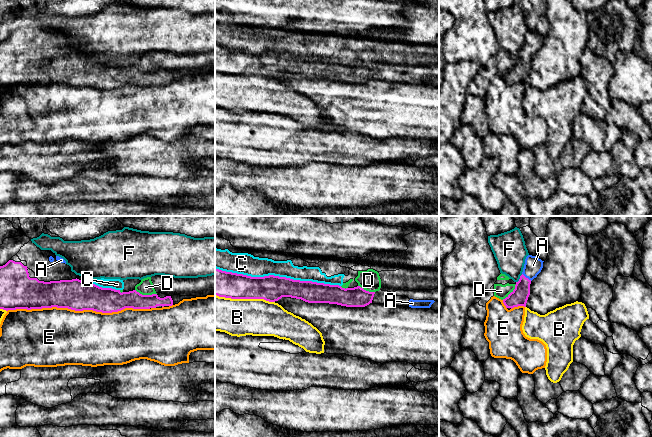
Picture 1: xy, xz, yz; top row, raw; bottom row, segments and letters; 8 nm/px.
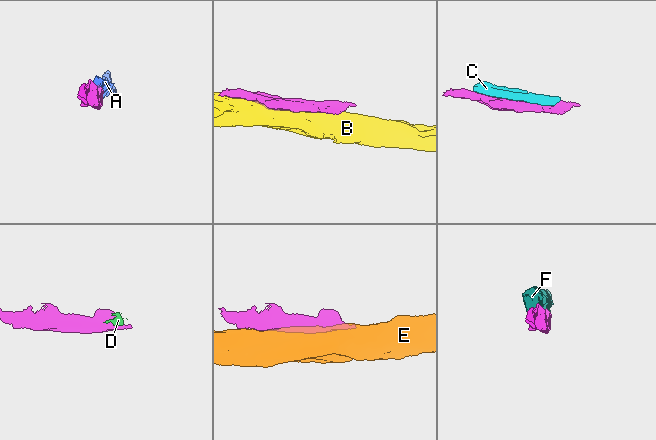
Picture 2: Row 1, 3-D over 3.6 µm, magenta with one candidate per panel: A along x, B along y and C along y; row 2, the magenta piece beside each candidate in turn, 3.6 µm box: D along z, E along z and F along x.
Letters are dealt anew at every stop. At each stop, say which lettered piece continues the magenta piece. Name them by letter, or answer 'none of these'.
A

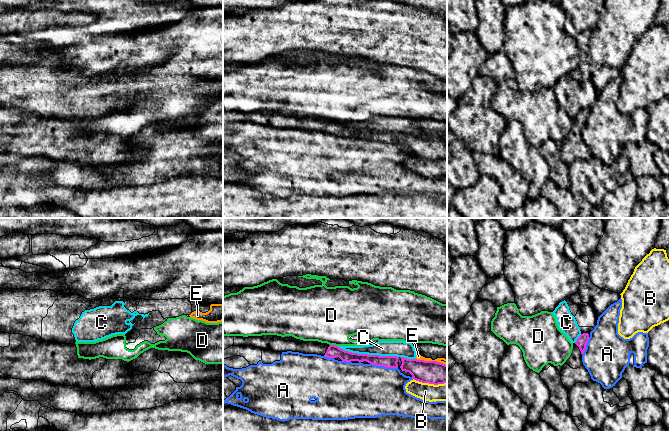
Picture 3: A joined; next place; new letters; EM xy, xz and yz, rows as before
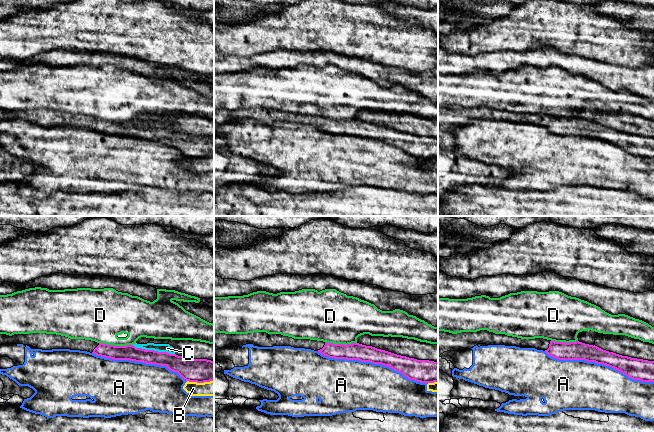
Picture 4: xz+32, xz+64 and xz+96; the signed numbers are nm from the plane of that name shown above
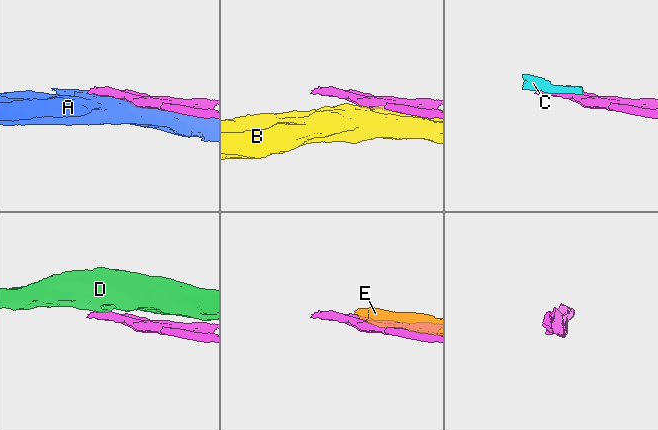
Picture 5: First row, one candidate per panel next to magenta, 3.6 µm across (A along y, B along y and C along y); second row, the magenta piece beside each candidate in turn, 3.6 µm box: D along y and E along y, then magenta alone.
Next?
none of these

